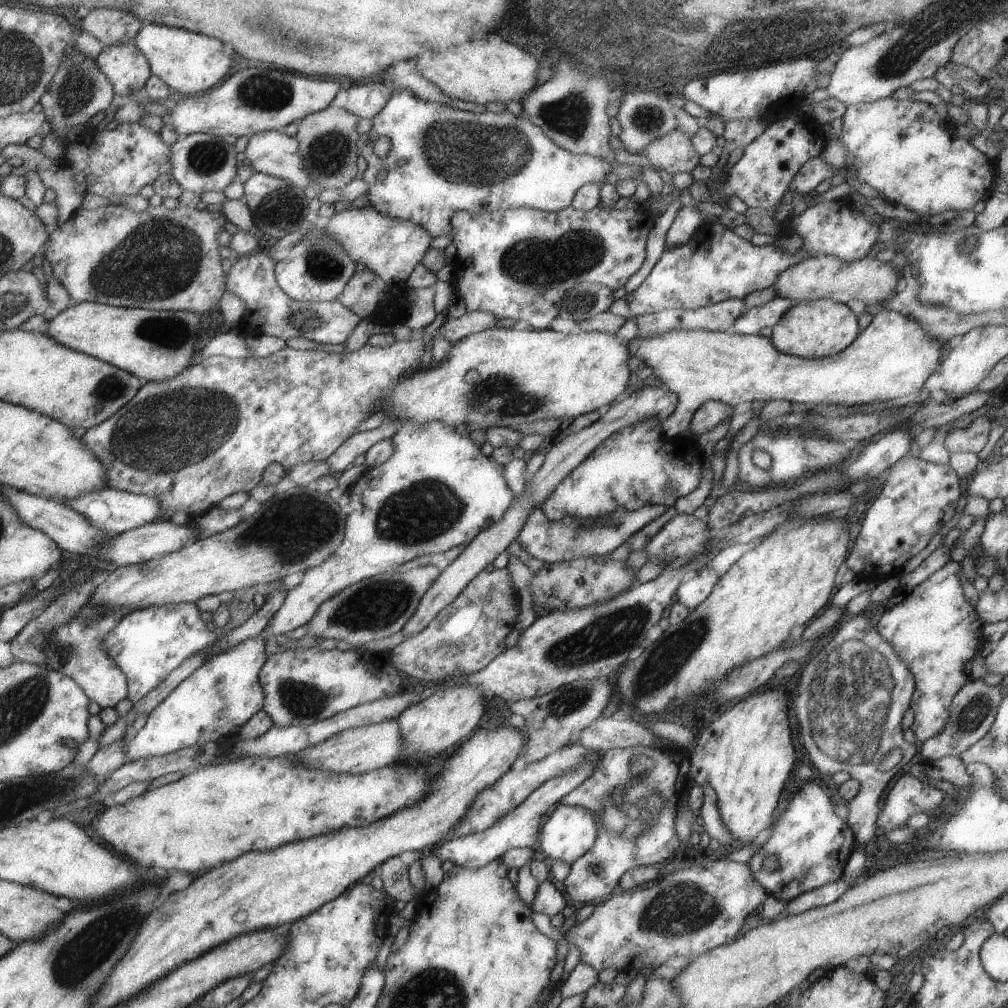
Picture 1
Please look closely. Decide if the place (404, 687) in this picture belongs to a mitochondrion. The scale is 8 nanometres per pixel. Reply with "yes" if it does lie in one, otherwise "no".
no

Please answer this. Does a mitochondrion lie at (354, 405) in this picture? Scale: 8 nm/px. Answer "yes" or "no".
no

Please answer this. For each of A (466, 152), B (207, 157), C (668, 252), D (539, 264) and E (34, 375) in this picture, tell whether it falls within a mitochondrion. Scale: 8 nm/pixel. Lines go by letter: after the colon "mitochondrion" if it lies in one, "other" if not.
A: mitochondrion
B: mitochondrion
C: other
D: mitochondrion
E: other

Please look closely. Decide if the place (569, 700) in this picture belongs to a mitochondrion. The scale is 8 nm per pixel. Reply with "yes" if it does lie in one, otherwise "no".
yes

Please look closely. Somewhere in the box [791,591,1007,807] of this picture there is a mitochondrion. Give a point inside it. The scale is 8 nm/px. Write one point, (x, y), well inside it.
(970, 718)

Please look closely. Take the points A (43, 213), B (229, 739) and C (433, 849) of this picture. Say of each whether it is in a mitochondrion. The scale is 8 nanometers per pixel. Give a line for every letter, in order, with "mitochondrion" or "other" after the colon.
A: other
B: other
C: other

